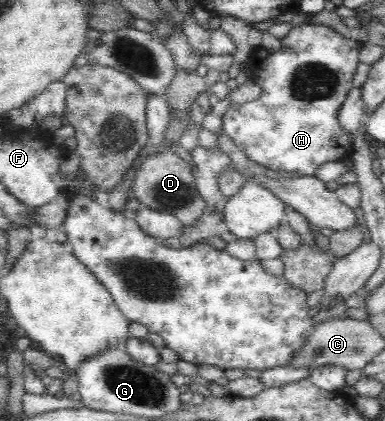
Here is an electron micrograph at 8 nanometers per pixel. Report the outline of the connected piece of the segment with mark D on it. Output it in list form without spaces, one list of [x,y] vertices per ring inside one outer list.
[[[172,149],[156,152],[147,157],[140,166],[133,183],[133,191],[144,207],[163,212],[182,221],[186,227],[197,225],[206,210],[206,201],[197,189],[191,167]]]

